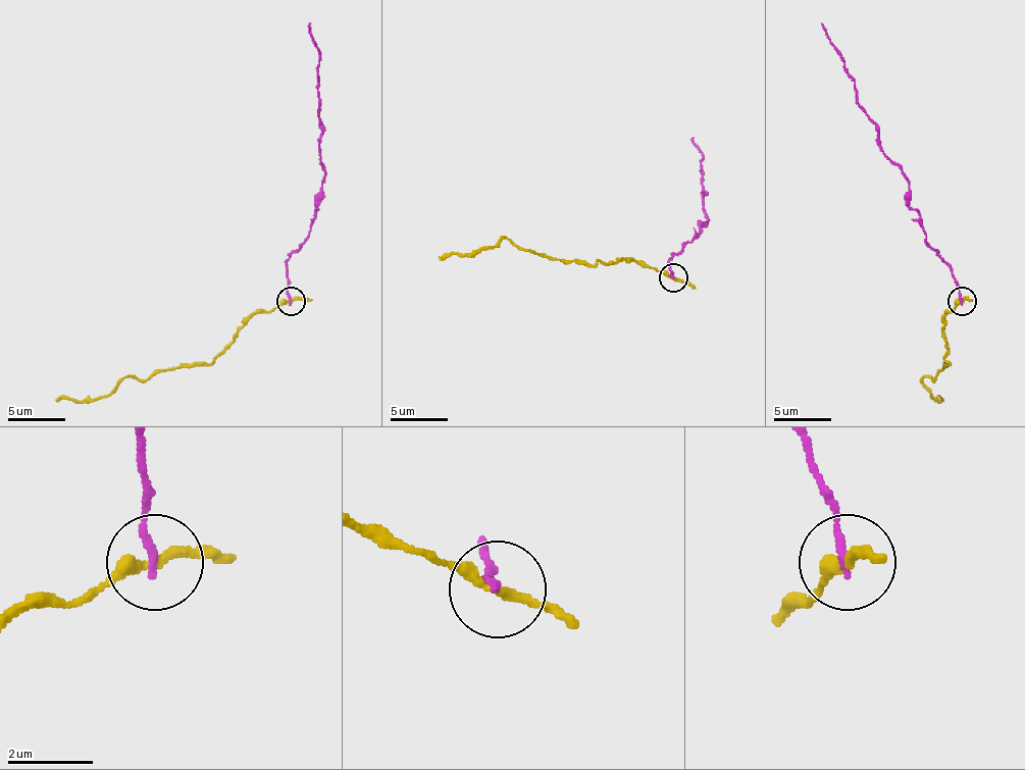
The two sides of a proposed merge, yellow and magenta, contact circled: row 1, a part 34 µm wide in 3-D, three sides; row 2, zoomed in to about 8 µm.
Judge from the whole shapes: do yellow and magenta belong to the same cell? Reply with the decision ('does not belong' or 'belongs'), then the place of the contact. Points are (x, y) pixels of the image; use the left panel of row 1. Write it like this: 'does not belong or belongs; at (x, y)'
does not belong; at (291, 301)

